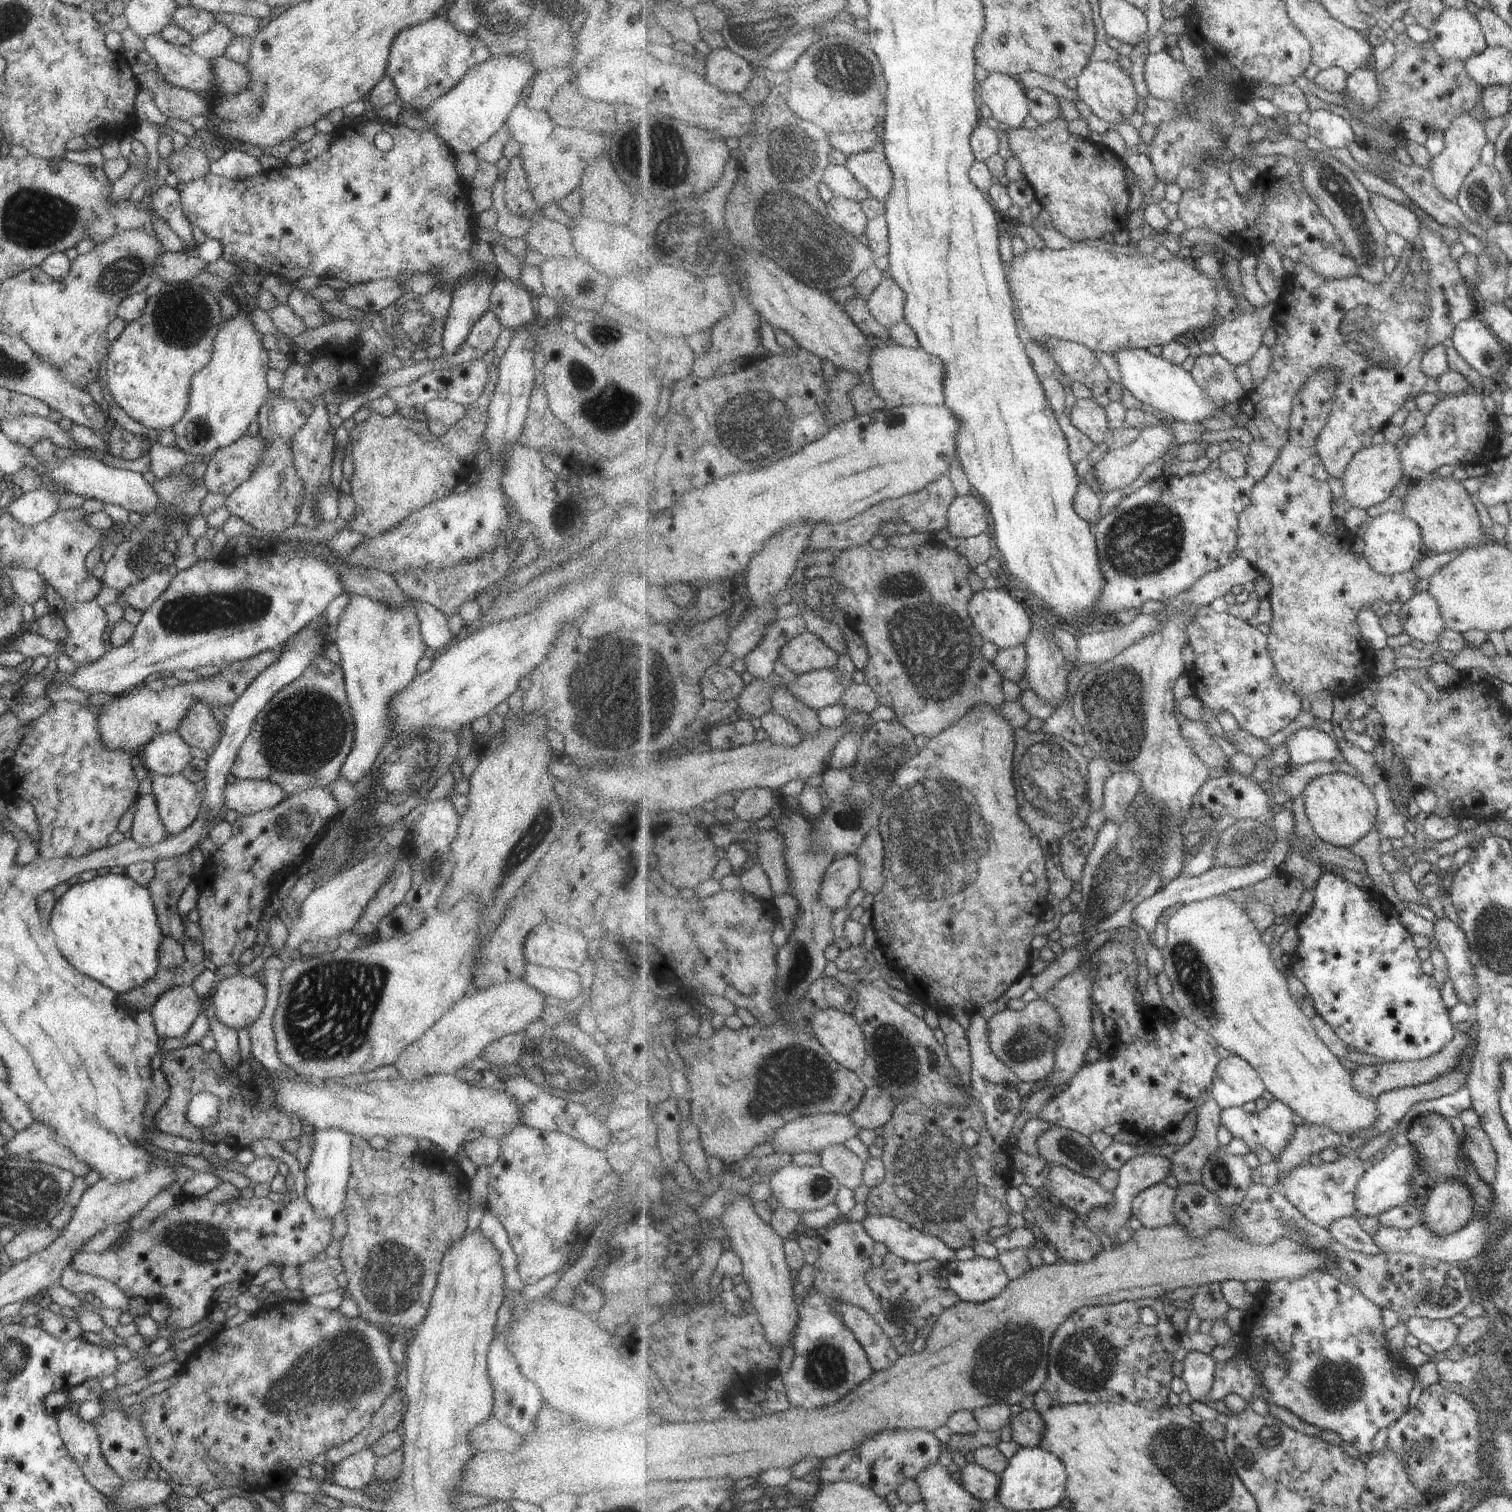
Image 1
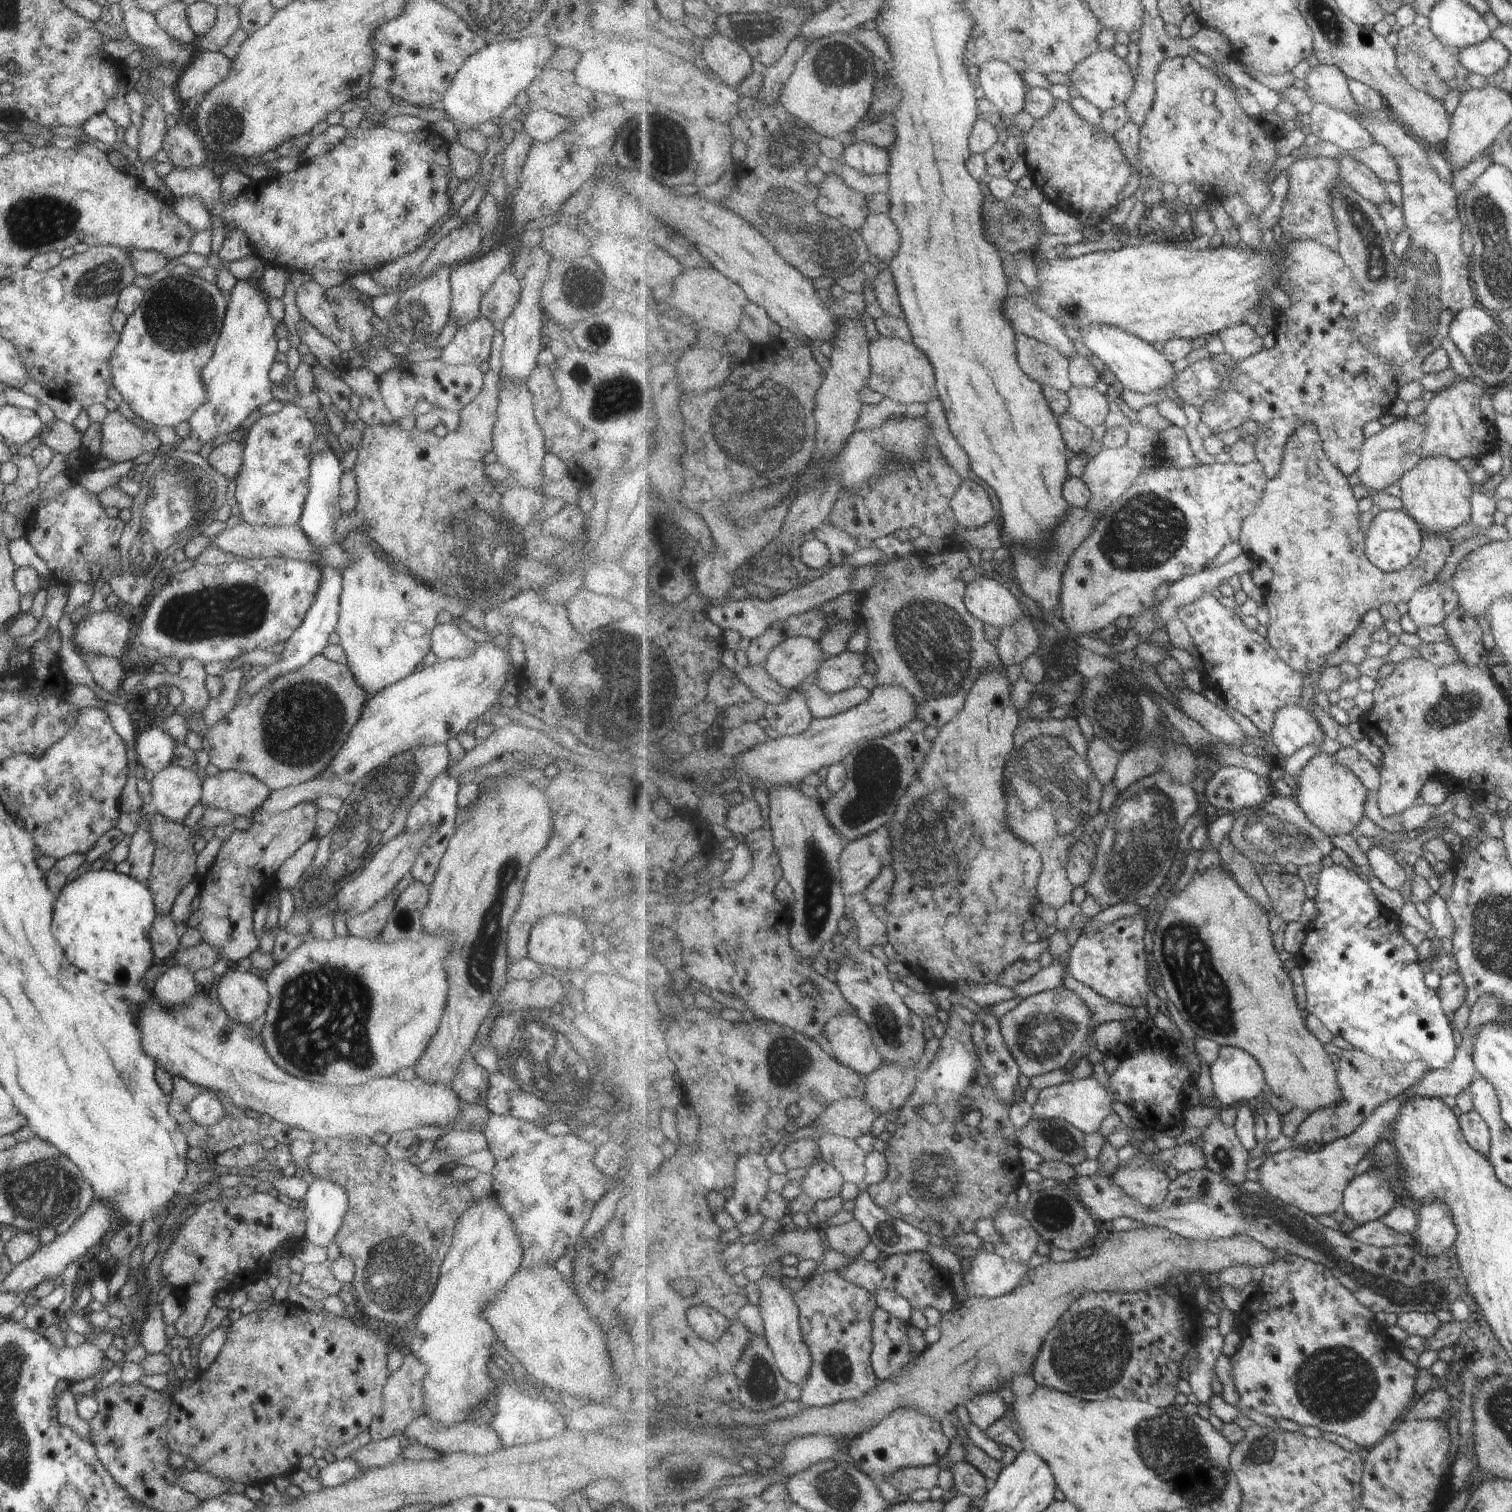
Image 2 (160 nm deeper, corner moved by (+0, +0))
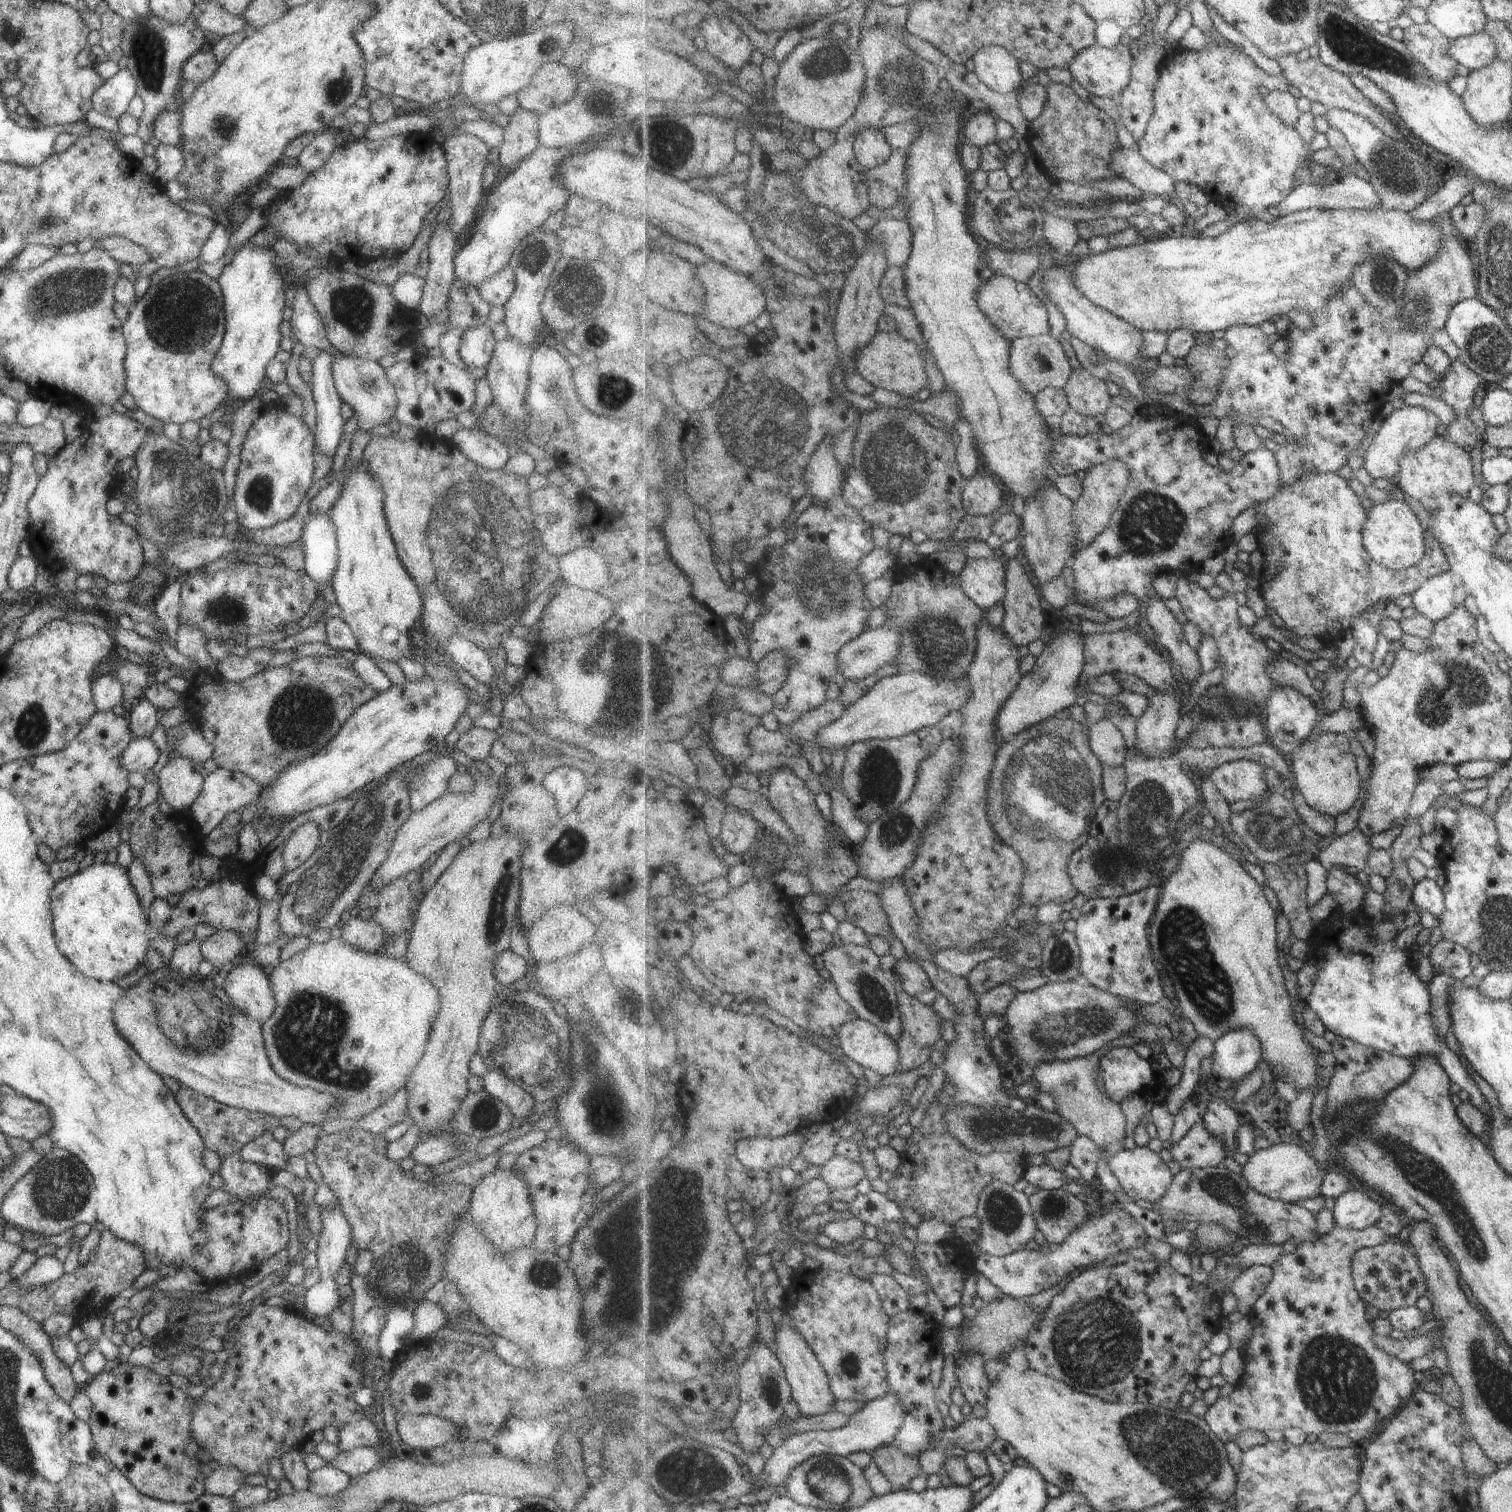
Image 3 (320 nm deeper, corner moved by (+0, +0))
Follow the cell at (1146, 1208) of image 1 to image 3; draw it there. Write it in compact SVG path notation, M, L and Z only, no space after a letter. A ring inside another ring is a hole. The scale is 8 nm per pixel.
M1148 1145L1120 1150L1109 1163L1125 1190L1136 1200L1159 1203L1175 1183L1170 1166Z

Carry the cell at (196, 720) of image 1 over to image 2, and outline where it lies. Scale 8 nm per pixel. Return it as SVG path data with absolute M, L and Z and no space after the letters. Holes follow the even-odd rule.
M188 657L183 658L180 663L180 671L173 675L168 672L160 674L147 672L146 678L136 688L136 692L141 690L144 694L150 687L159 686L162 683L177 686L183 692L184 700L176 708L176 713L180 713L184 719L192 718L196 714L203 717L204 707L211 697L205 685L207 674L204 671L204 664Z

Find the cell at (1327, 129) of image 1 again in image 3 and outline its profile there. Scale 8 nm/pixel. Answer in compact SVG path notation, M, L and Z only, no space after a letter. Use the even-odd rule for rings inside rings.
M1329 109L1321 126L1336 127L1344 131L1356 151L1359 162L1371 175L1370 182L1381 194L1383 206L1387 209L1412 213L1426 203L1433 193L1429 170L1423 163L1423 156L1410 145L1391 137L1365 116L1346 109Z

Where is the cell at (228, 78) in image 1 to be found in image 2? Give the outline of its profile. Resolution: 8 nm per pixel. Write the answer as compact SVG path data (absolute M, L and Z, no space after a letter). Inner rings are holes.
M205 51L194 58L179 76L176 96L181 102L194 98L199 103L208 89L226 78L232 61L222 51Z

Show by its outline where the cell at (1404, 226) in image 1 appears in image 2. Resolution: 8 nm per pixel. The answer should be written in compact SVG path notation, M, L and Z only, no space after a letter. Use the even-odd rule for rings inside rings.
M1342 155L1340 163L1340 176L1355 191L1361 192L1369 201L1378 206L1390 201L1386 186L1380 182L1380 177L1364 161L1350 155Z

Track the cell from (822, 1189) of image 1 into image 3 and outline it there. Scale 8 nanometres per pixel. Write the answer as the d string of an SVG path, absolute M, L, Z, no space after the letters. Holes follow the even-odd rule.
M836 1155L821 1170L822 1177L834 1189L849 1189L857 1187L866 1180L868 1170L863 1163L853 1161L851 1158Z

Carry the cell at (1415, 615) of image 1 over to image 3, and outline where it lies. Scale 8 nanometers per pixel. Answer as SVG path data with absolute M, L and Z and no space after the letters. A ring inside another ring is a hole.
M1450 570L1428 579L1423 584L1423 587L1417 593L1413 594L1414 606L1417 608L1418 614L1427 616L1435 623L1440 619L1446 619L1448 615L1451 615L1455 611L1456 607L1462 606L1468 595L1466 582L1464 582L1460 575Z

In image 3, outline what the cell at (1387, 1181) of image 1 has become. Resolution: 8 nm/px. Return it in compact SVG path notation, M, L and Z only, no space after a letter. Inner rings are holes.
M1364 1189L1350 1190L1337 1198L1333 1214L1338 1227L1363 1231L1375 1227L1385 1217L1386 1208Z

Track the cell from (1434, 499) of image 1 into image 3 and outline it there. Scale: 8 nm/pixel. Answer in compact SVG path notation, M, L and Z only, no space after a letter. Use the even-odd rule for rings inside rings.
M1436 434L1428 446L1408 451L1407 455L1403 456L1401 473L1396 482L1406 494L1426 506L1428 502L1433 503L1433 500L1440 495L1448 493L1468 495L1474 486L1474 472L1470 456L1466 451L1442 435Z

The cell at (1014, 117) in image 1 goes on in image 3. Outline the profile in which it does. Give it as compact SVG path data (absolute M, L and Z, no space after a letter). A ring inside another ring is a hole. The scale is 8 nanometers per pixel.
M991 44L974 56L976 72L992 90L1002 94L1018 93L1026 81L1020 61L999 44Z

